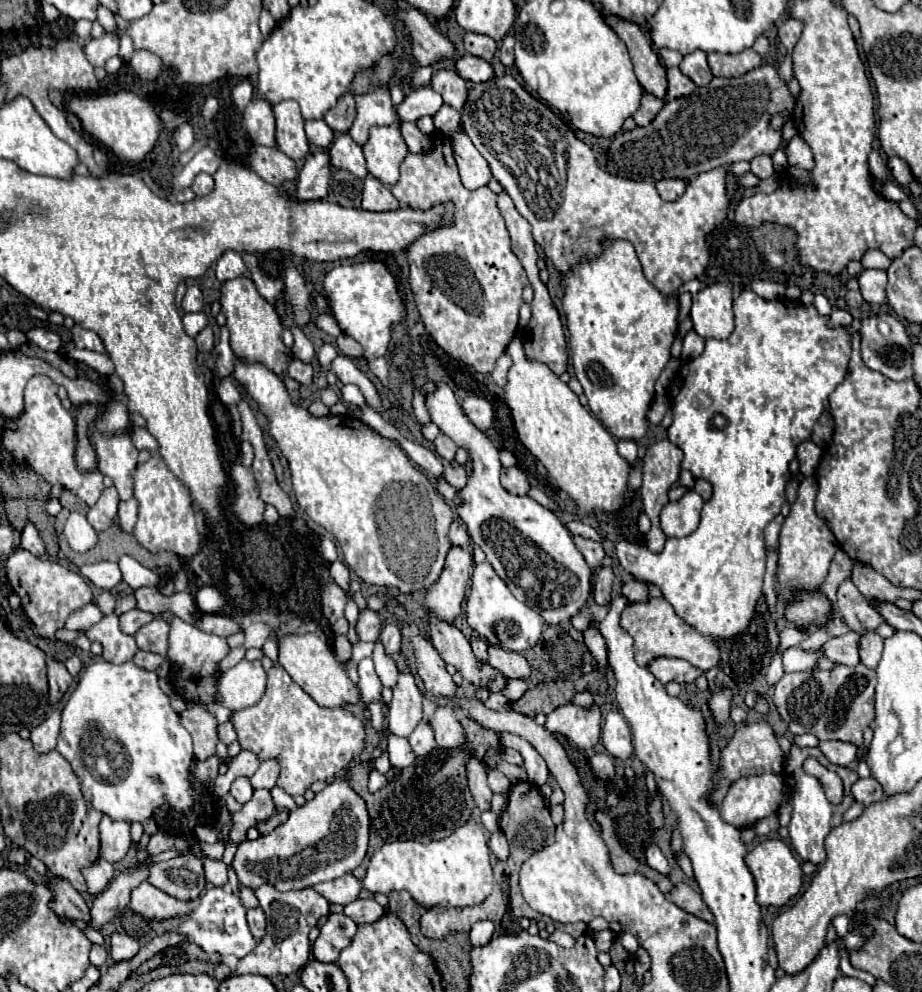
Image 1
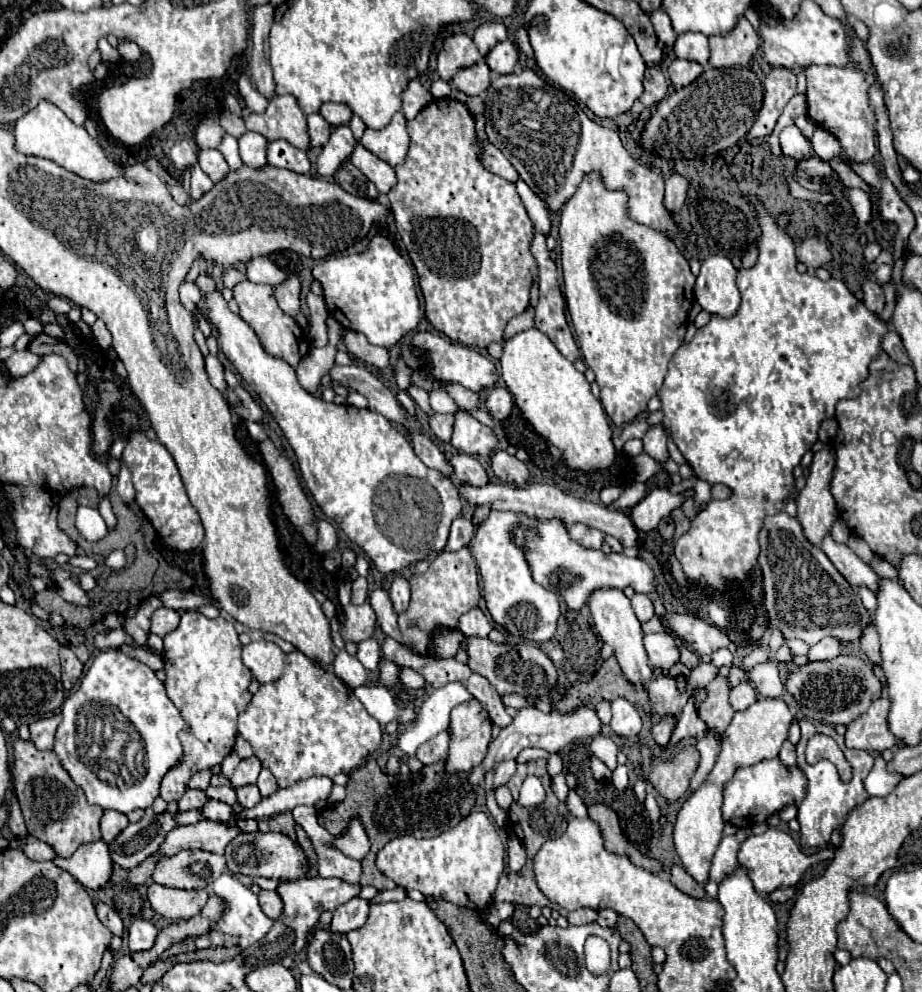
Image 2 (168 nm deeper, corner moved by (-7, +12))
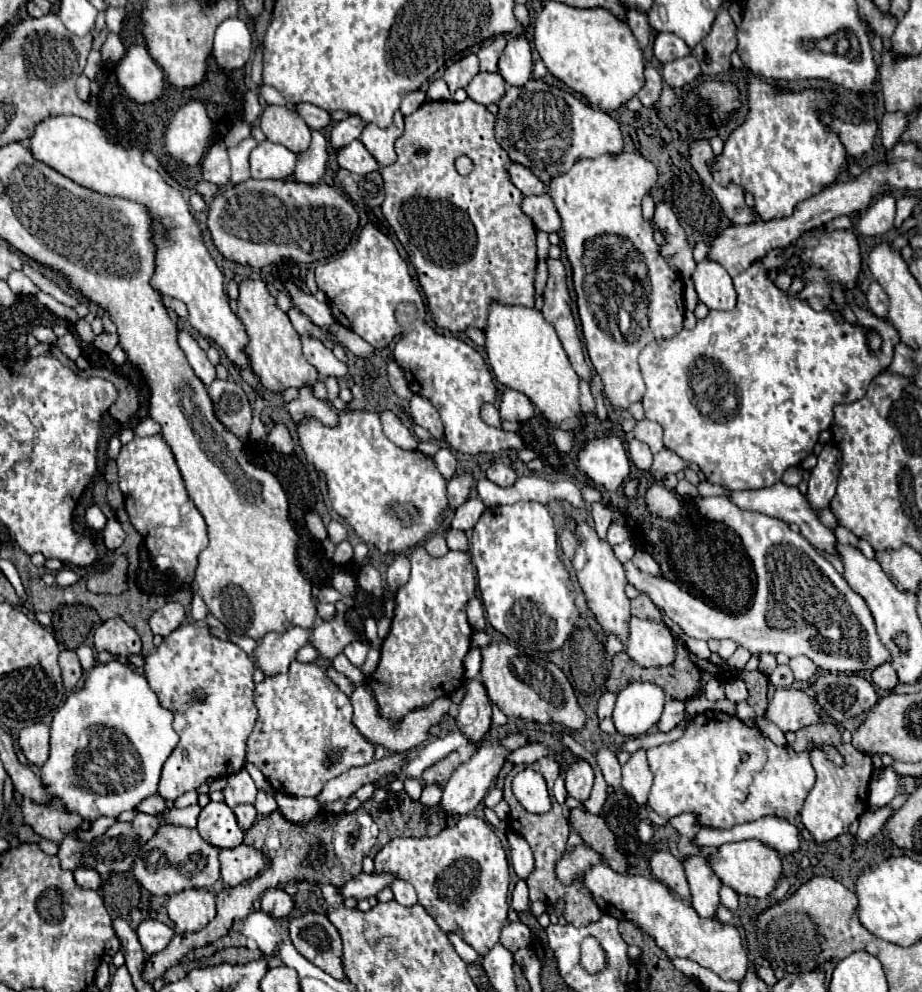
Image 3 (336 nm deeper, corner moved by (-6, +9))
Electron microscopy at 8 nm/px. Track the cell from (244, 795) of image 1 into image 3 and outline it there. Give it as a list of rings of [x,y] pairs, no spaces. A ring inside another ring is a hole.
[[[252,805],[234,807],[234,815],[236,815],[236,821],[242,831],[248,831],[252,827],[252,823],[256,821],[256,809]]]

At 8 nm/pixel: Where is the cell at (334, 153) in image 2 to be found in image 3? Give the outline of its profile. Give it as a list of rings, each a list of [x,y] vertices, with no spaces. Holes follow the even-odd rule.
[[[350,115],[348,119],[334,123],[334,129],[332,129],[332,135],[330,135],[332,147],[340,149],[342,145],[348,145],[350,141],[358,139],[360,133],[362,133],[362,125],[364,125],[364,121],[358,115]]]

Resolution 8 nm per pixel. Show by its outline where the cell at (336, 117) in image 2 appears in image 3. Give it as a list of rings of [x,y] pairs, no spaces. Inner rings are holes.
[[[298,103],[298,105],[294,105],[294,113],[300,115],[310,129],[322,129],[322,127],[330,125],[330,115],[324,109],[314,107],[310,103]]]

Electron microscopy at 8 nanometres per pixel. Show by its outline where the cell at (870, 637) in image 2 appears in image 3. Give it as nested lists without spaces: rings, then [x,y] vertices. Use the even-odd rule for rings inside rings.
[[[890,663],[880,665],[878,669],[872,671],[872,685],[882,689],[882,691],[892,691],[898,683],[900,683],[898,675],[896,675],[896,671],[894,671],[894,667]]]

